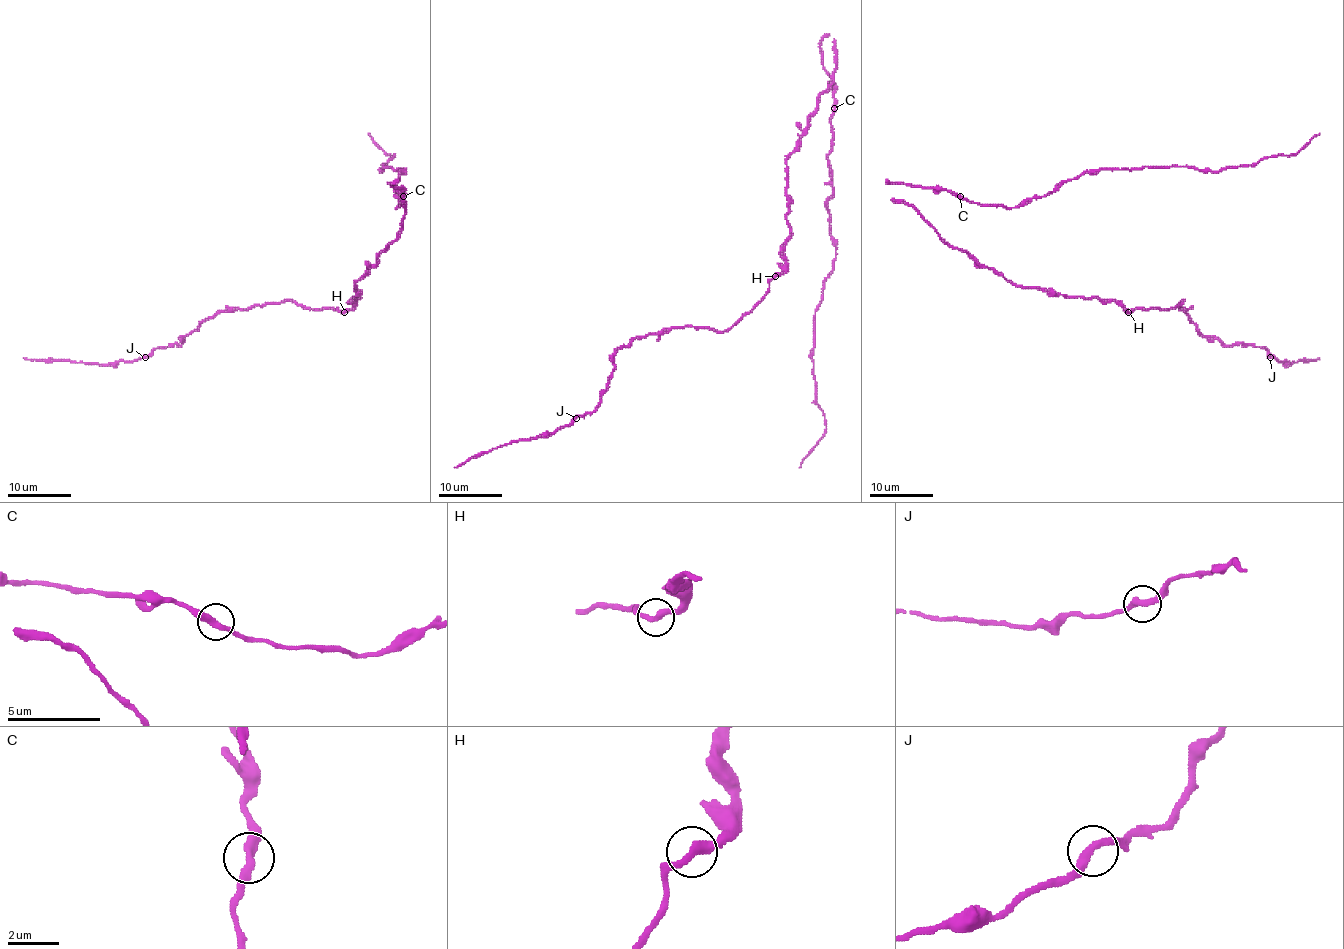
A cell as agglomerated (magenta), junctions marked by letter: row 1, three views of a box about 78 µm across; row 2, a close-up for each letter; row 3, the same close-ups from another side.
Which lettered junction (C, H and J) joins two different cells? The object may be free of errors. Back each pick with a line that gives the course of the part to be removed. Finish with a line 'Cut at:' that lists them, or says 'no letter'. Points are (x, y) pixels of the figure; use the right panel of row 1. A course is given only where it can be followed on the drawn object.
Cut at: no letter

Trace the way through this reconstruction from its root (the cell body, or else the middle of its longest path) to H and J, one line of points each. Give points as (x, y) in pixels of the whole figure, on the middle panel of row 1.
H: (807, 121), (801, 143), (786, 160), (786, 224), (790, 239), (783, 249), (785, 269), (775, 276)
J: (807, 121), (786, 160), (790, 239), (769, 292), (723, 331), (663, 328), (622, 345), (601, 402), (576, 418)

